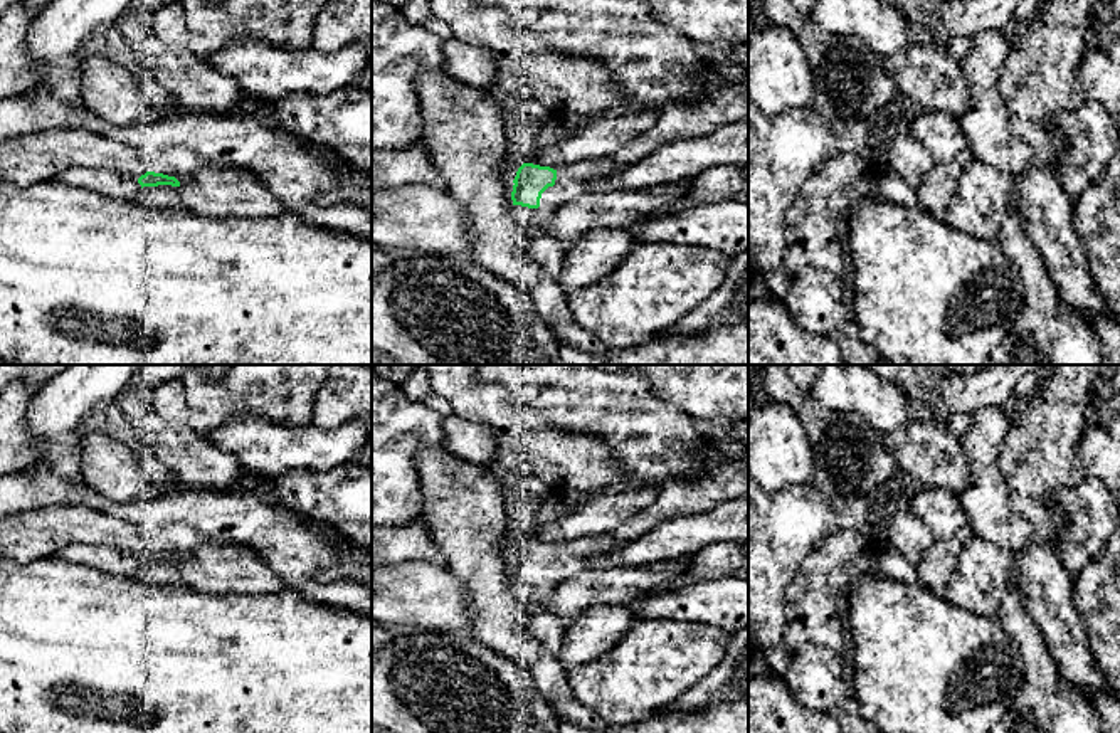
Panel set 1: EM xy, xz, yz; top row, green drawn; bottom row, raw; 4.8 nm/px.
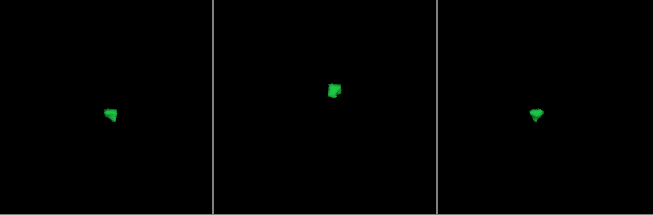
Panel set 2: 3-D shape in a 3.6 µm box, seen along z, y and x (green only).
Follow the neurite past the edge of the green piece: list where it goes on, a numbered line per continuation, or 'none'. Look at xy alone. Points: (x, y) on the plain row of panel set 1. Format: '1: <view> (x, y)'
1: xy (214, 569)

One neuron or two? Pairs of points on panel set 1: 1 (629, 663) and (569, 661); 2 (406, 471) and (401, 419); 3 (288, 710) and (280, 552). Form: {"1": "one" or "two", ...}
{"1": "two", "2": "one", "3": "two"}

